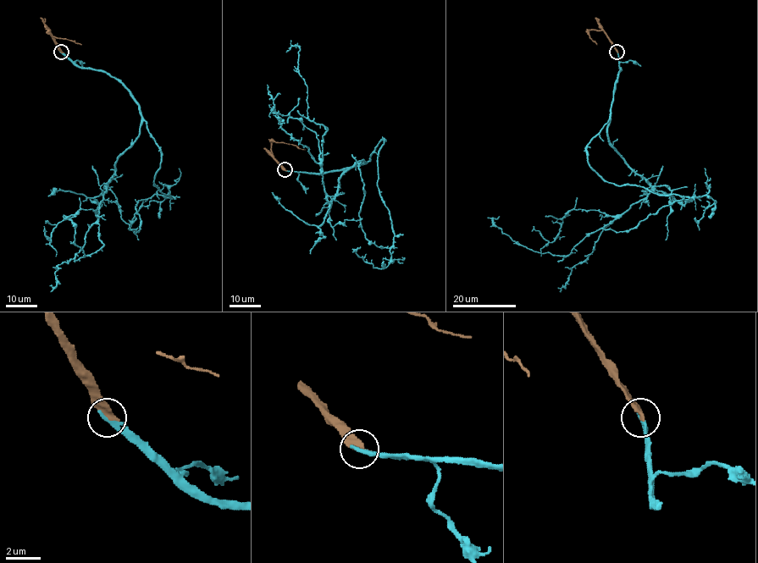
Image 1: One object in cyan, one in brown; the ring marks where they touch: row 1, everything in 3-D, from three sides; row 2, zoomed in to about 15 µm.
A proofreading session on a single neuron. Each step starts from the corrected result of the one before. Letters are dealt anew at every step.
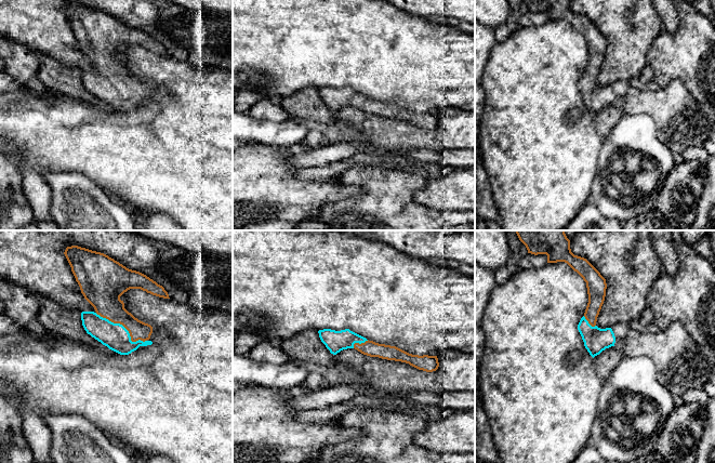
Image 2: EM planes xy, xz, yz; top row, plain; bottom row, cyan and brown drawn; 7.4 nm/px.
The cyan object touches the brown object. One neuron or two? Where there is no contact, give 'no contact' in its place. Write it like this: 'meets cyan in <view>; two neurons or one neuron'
meets cyan in xy; one neuron

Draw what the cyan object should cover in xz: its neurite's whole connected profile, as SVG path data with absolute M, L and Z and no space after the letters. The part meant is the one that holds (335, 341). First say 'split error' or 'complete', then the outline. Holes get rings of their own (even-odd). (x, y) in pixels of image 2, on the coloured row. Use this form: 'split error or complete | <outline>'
split error | M323 329L319 330L318 333L321 342L333 355L336 355L343 349L355 348L363 355L406 362L426 372L436 371L439 367L437 356L412 355L396 346L369 341L349 329L341 331Z

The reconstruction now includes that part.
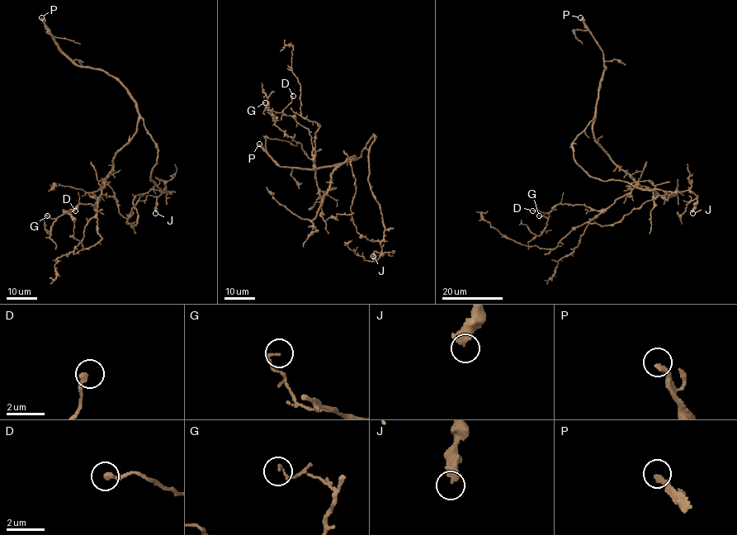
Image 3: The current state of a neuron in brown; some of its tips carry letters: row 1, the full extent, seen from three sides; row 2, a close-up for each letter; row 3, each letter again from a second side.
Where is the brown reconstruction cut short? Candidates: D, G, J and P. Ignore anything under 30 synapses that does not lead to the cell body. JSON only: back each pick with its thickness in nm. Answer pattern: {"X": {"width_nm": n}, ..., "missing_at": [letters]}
{"P": {"width_nm": 280}, "missing_at": ["P"]}

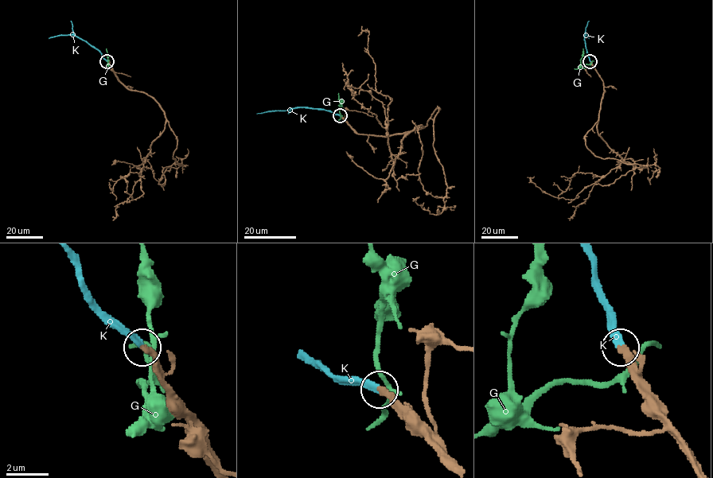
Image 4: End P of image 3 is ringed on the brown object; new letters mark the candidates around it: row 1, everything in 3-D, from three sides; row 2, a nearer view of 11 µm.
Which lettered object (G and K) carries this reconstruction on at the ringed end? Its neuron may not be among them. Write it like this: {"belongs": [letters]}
{"belongs": ["K"]}

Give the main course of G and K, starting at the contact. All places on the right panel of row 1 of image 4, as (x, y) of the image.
G: (591, 63), (581, 65), (582, 48)
K: (590, 61), (584, 40), (586, 35), (589, 38)

